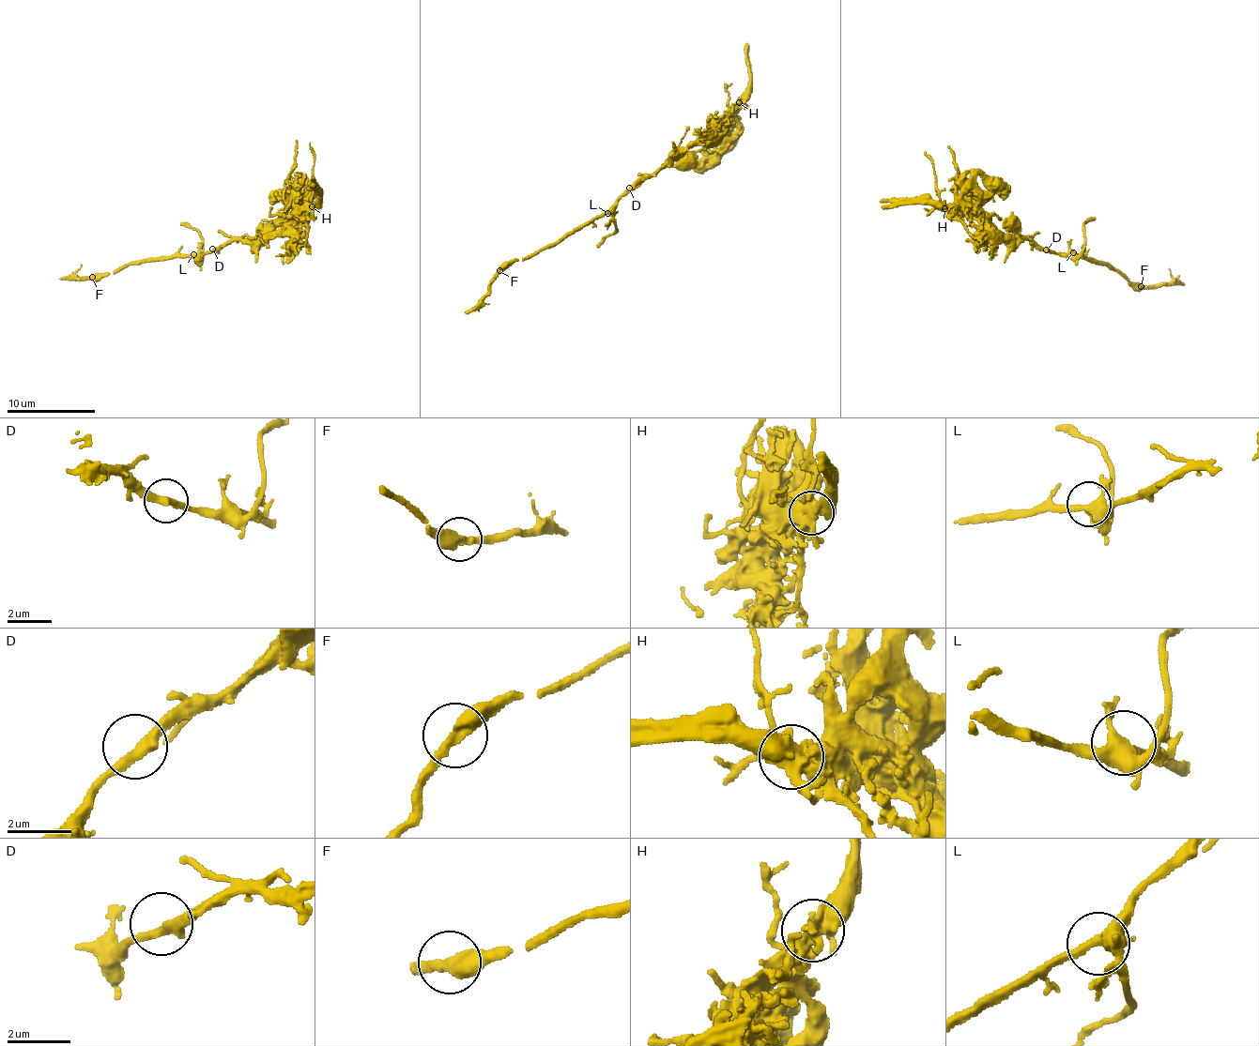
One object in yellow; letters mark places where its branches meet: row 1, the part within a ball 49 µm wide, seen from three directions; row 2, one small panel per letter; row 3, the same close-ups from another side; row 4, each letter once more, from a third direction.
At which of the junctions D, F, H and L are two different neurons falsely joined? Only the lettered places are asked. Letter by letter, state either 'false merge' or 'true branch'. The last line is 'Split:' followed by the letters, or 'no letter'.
D: true branch
F: true branch
H: false merge
L: true branch
Split: H

